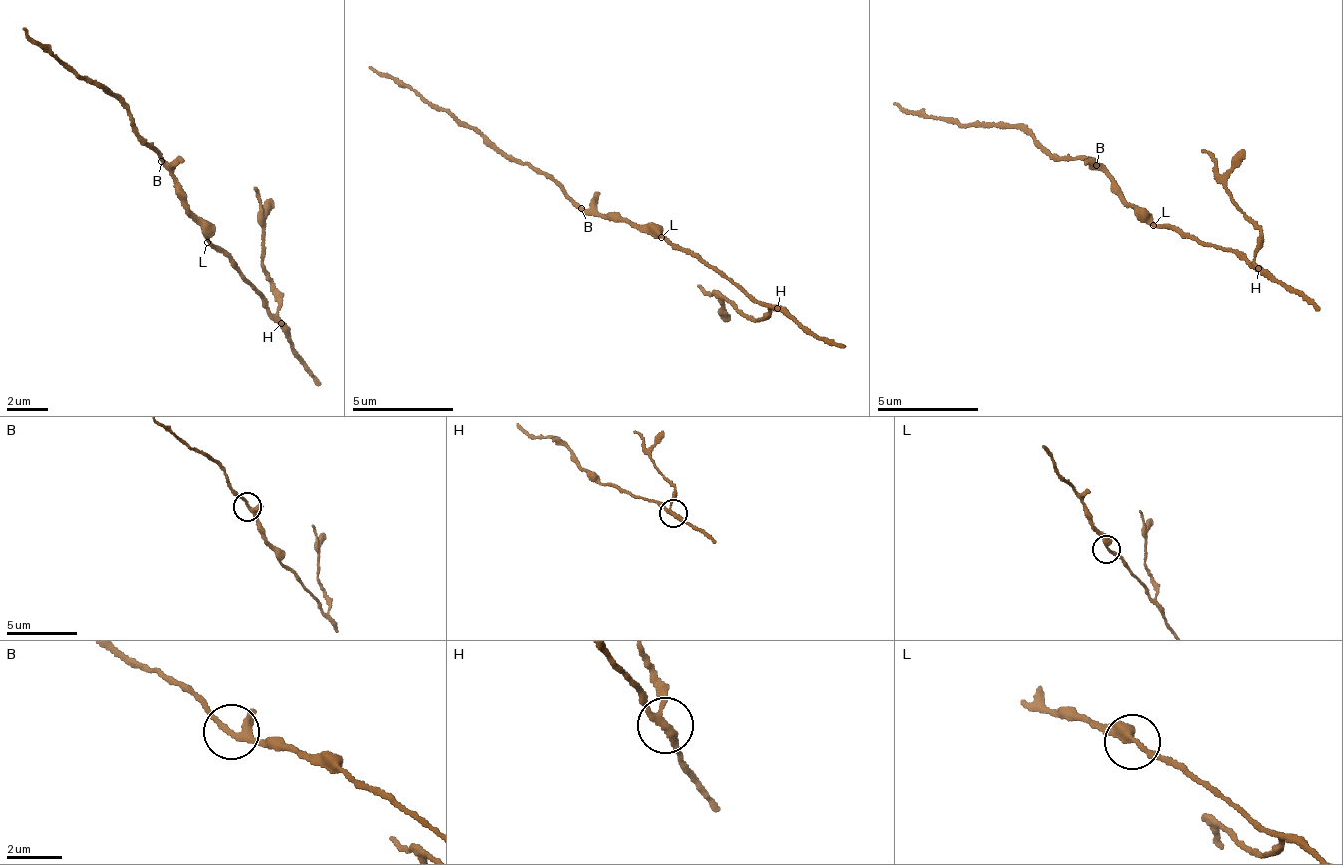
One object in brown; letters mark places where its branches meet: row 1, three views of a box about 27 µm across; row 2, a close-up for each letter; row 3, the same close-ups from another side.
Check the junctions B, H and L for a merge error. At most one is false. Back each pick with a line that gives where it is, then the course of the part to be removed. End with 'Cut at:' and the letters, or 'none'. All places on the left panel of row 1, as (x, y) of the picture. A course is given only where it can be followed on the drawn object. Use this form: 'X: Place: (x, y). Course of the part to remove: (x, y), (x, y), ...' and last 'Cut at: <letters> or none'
H: Place: (281, 323). Course of the part to remove: (280, 323), (280, 289), (269, 274), (261, 249), (264, 213), (256, 188)
Cut at: H

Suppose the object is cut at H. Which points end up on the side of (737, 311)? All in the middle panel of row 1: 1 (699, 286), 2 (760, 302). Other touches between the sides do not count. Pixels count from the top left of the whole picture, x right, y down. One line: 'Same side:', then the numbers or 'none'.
Same side: 1

